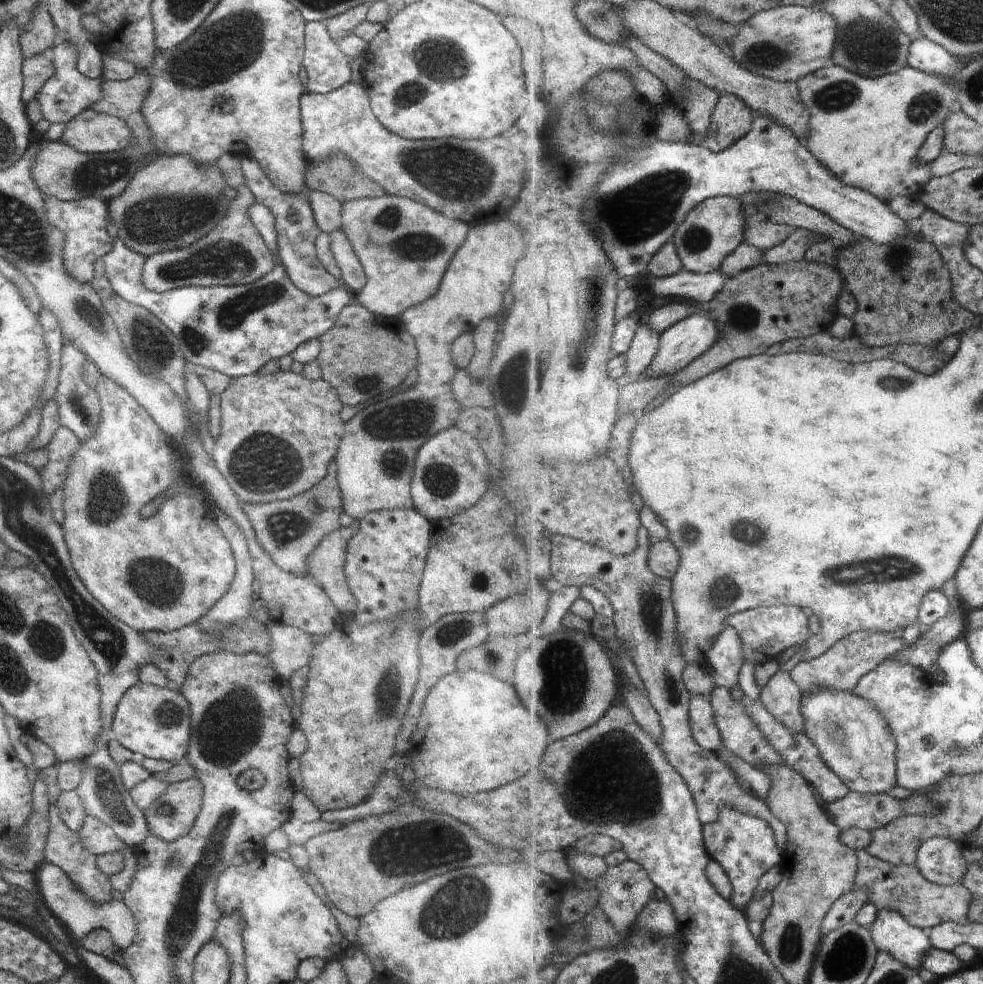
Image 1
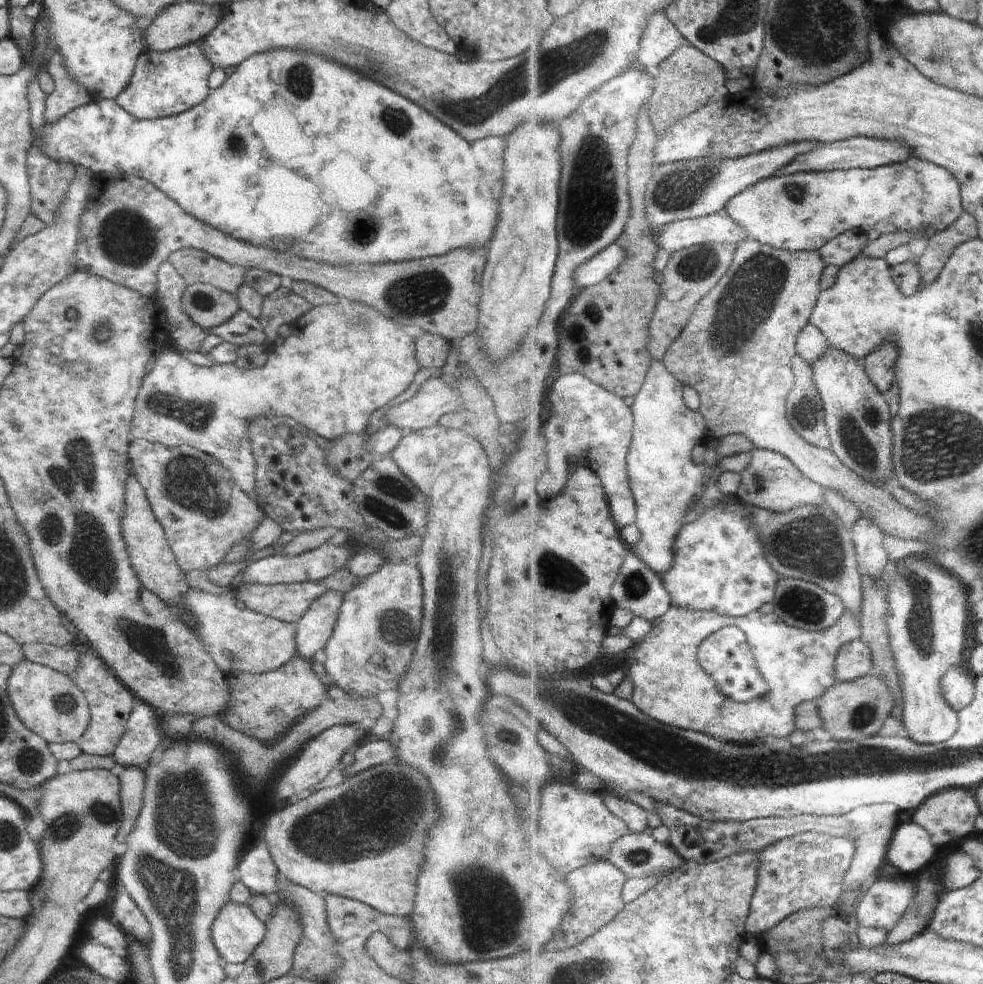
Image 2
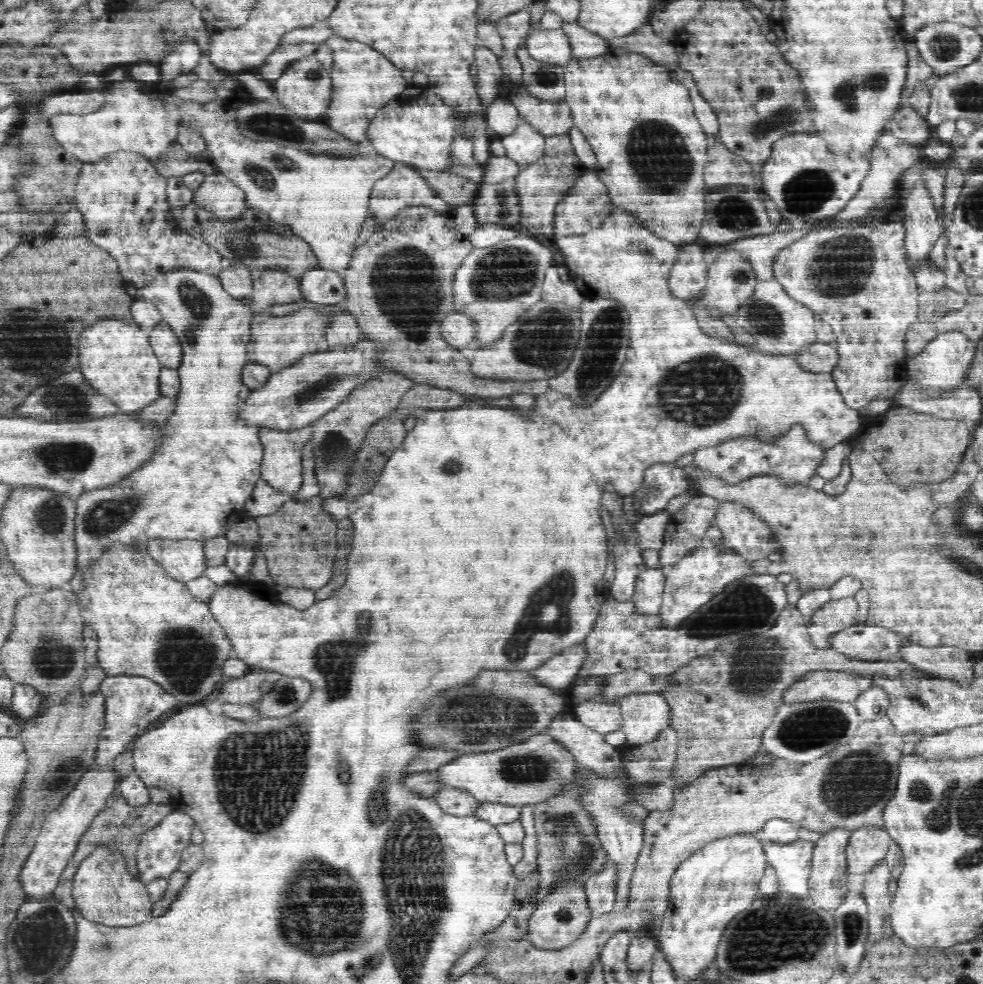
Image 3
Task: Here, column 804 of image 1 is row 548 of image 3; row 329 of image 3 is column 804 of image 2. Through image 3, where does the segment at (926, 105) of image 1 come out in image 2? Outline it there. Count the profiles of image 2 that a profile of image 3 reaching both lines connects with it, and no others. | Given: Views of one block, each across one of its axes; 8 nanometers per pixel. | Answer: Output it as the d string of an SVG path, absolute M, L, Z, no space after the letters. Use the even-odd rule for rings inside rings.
M914 158L906 164L892 164L878 170L811 171L771 177L737 195L729 204L728 212L741 226L747 228L753 239L766 245L788 251L820 251L847 231L878 230L880 235L896 232L925 231L928 238L950 229L966 212L962 182L948 168L934 162Z

